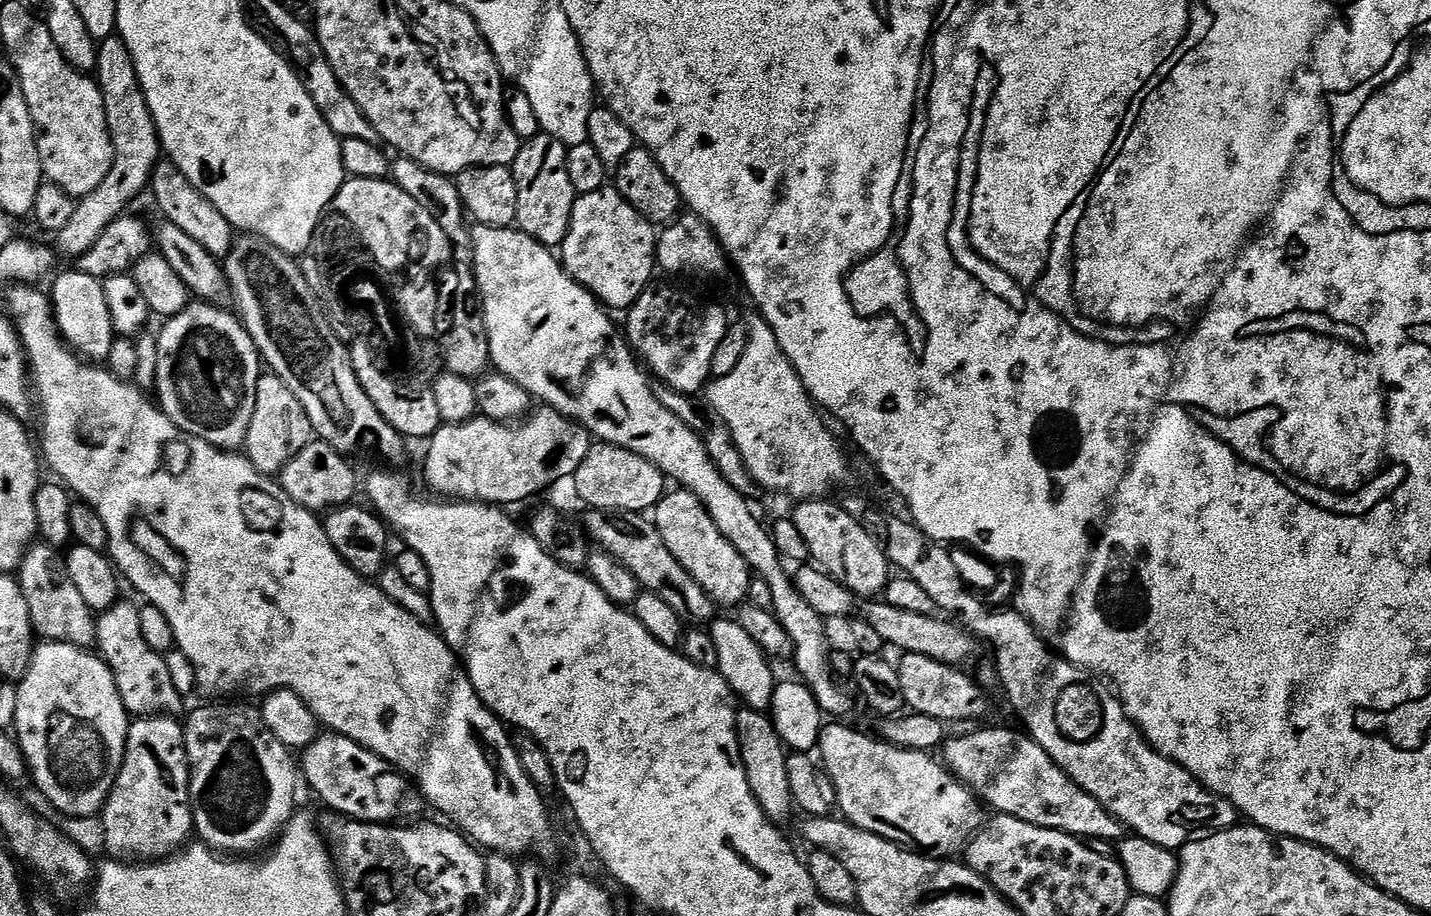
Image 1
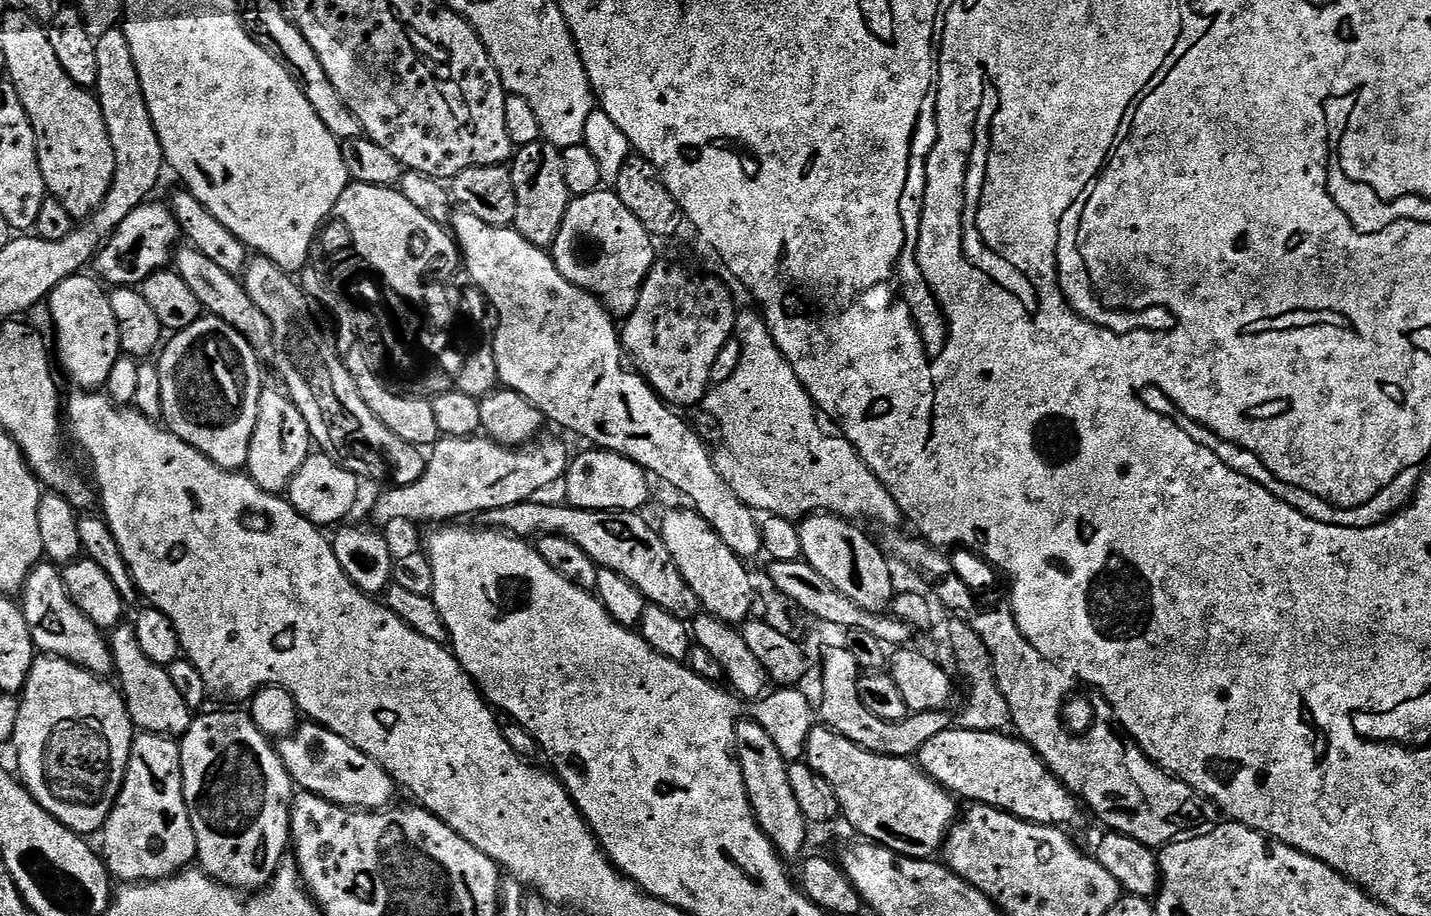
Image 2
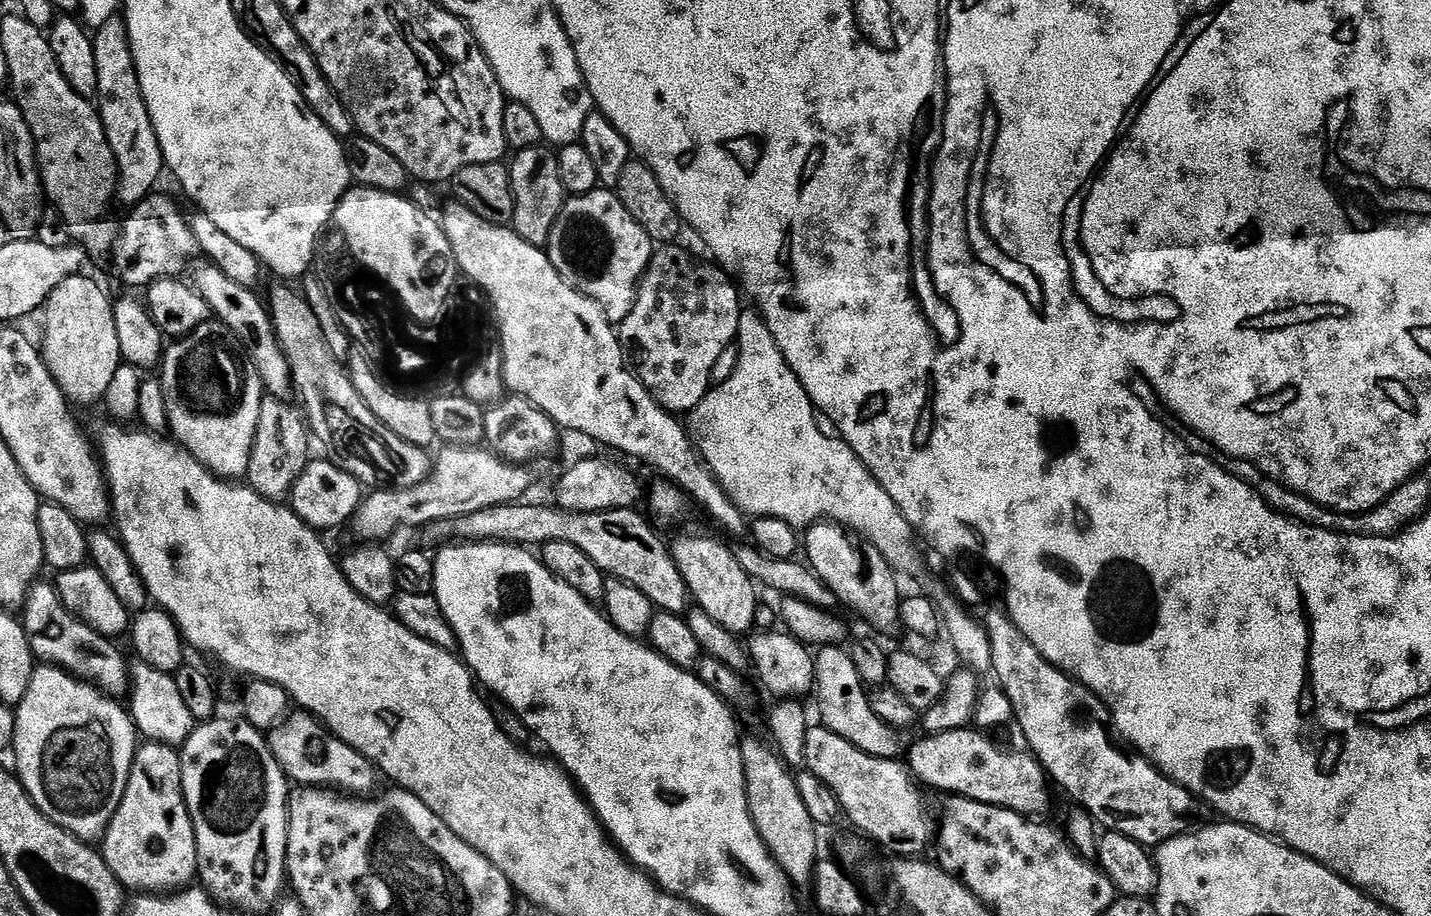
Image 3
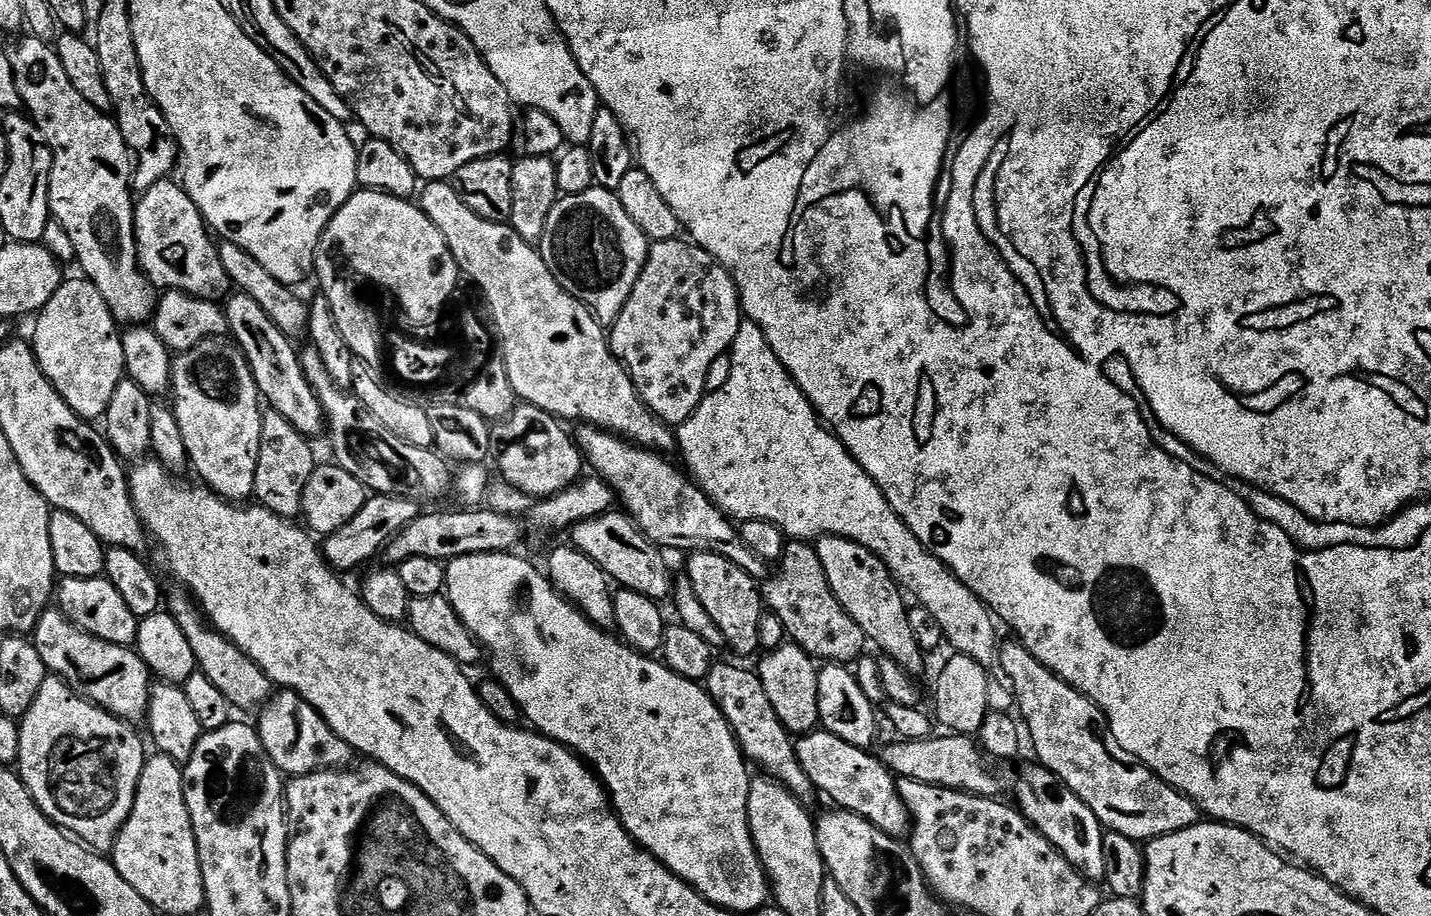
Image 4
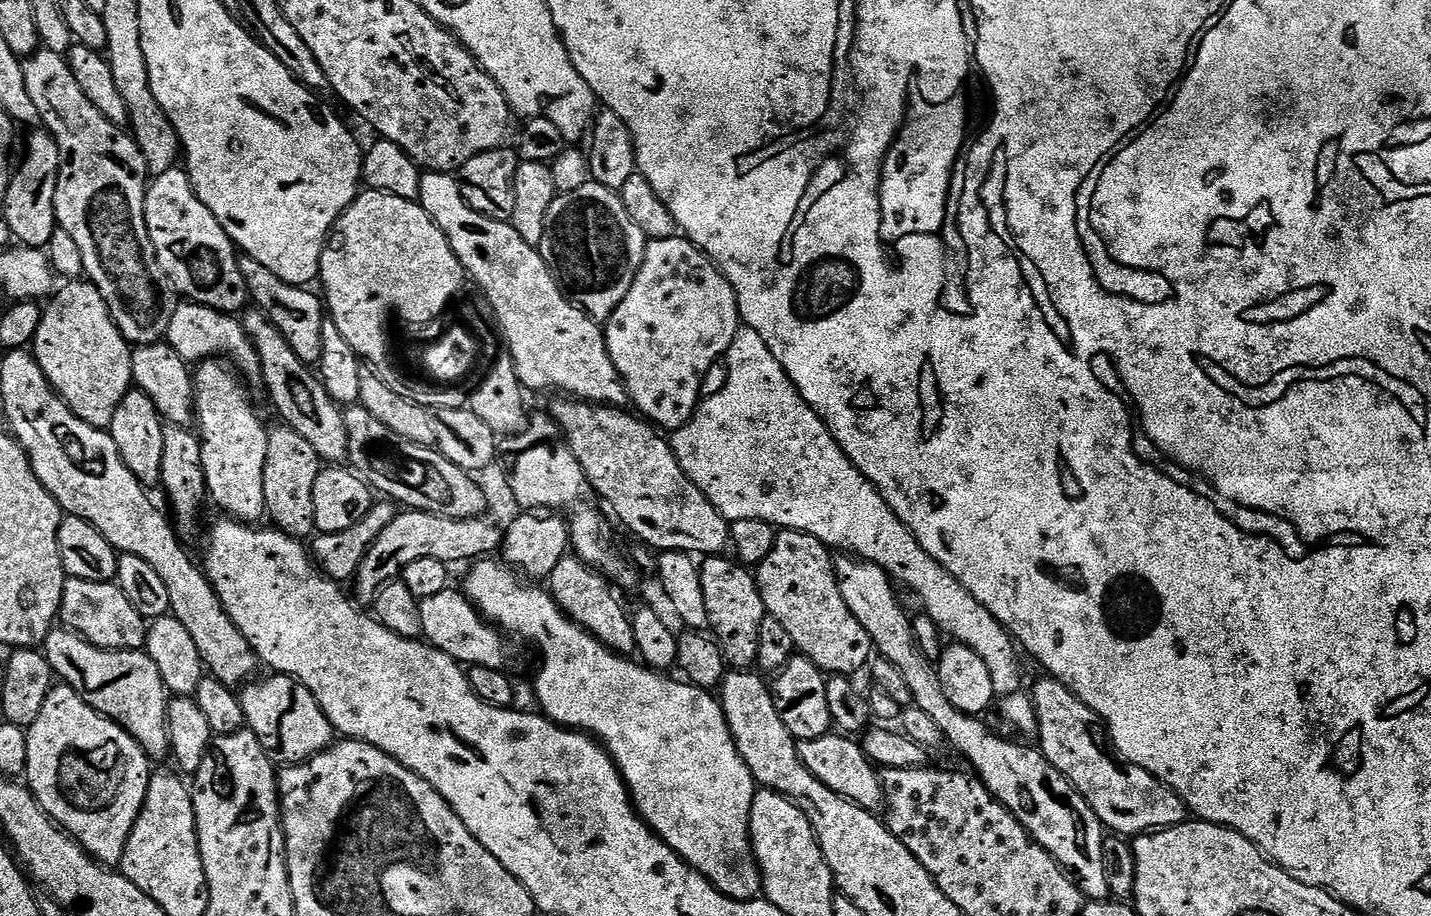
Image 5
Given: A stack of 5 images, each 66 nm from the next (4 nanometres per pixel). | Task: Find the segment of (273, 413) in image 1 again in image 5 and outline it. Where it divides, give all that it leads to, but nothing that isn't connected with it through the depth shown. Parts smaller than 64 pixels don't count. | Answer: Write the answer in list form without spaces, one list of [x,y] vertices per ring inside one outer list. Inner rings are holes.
[[[287,426],[279,427],[273,427],[268,434],[264,467],[264,510],[267,519],[272,519],[273,521],[269,521],[279,531],[304,542],[313,535],[316,527],[314,482],[322,471],[322,461],[314,446],[310,446],[310,442],[302,438],[302,434]]]

